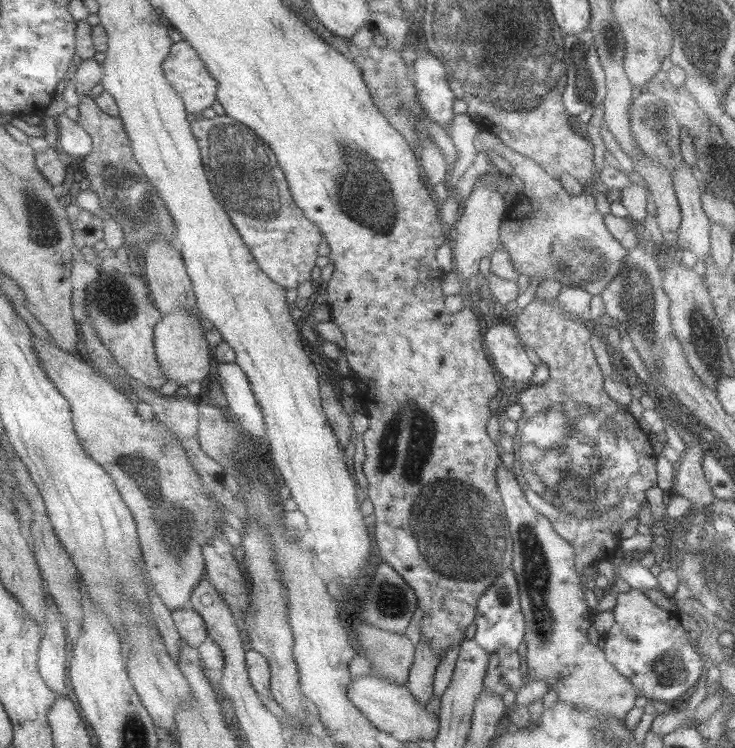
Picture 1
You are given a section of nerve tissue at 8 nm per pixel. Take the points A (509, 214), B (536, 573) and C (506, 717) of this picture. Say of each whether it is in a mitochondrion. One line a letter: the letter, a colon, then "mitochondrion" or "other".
A: other
B: mitochondrion
C: other

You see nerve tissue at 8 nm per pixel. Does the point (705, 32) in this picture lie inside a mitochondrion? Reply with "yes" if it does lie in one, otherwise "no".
yes

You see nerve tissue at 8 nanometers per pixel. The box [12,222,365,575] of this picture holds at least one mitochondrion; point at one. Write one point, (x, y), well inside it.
(178, 540)

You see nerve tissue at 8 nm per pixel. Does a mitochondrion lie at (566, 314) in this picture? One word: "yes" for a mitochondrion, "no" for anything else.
no

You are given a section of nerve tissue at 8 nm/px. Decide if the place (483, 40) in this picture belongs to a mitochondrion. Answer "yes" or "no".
yes

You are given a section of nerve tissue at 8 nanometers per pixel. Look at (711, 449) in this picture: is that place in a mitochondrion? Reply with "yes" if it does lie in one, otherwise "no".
no

